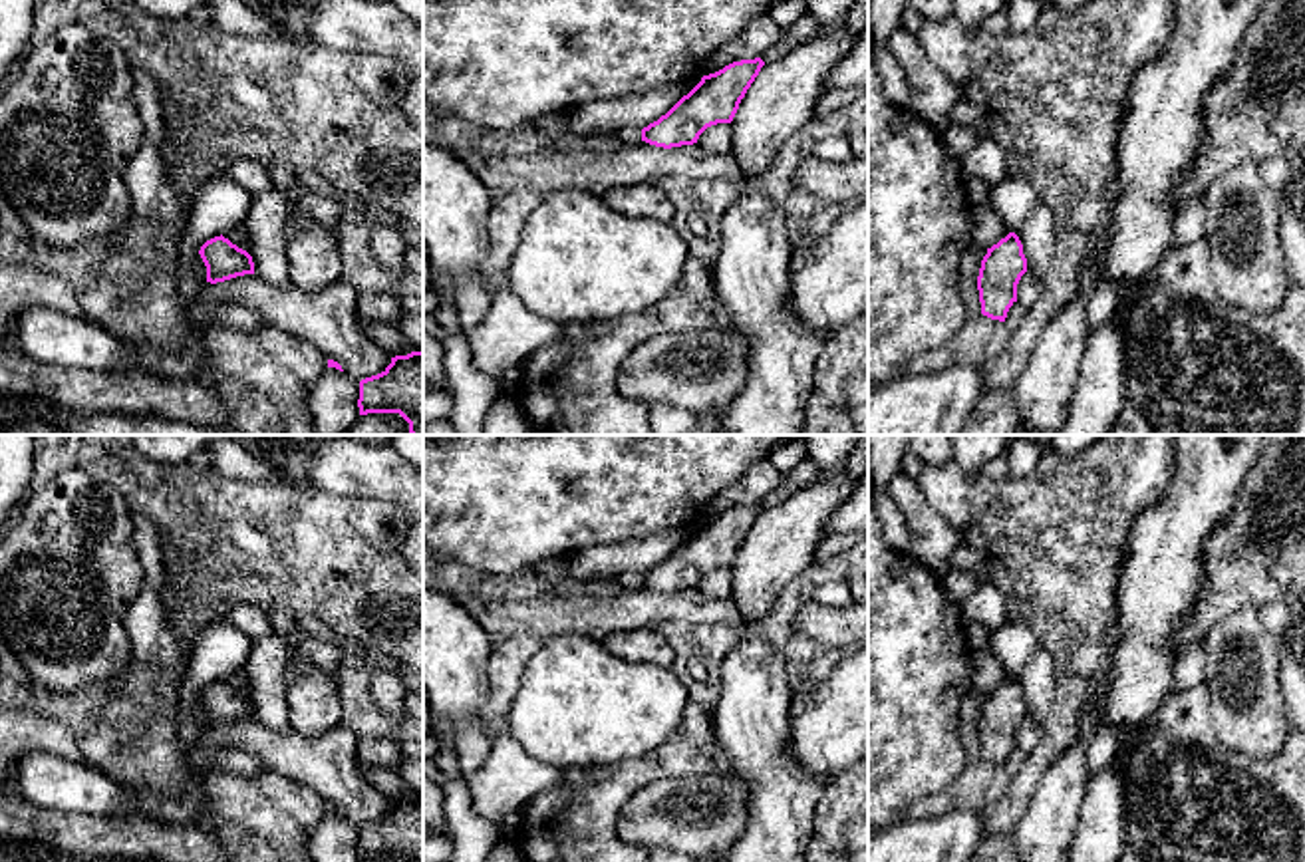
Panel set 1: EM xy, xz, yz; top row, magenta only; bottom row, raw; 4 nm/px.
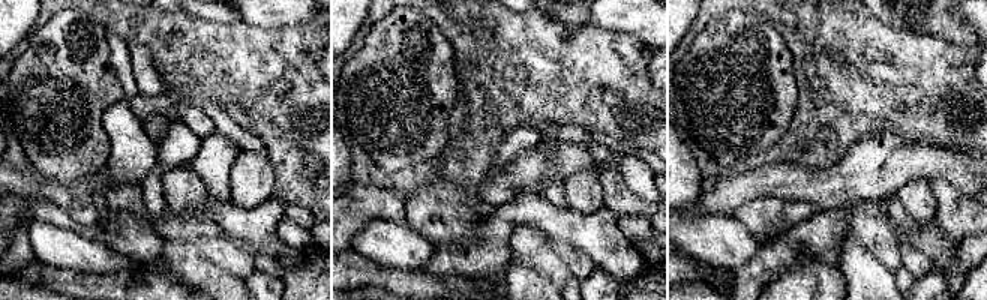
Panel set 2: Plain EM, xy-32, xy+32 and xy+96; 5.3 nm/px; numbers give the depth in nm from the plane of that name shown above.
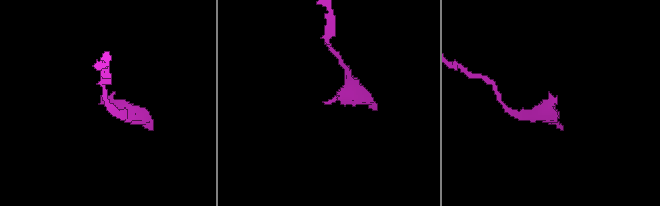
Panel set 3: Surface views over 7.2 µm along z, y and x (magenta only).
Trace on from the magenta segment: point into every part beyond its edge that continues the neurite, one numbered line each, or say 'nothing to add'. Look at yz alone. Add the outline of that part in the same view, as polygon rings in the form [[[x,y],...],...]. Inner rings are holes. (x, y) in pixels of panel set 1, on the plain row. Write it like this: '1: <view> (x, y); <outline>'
nothing to add

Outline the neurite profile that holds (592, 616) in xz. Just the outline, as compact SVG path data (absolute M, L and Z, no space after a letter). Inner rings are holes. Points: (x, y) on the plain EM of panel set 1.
M646 586L612 598L554 596L536 600L485 600L479 596L455 598L481 628L497 640L508 636L542 636L546 642L564 634L604 640L624 630L644 630L659 622L691 626L741 626L741 612L731 596L711 598L697 588L681 592L655 592Z

